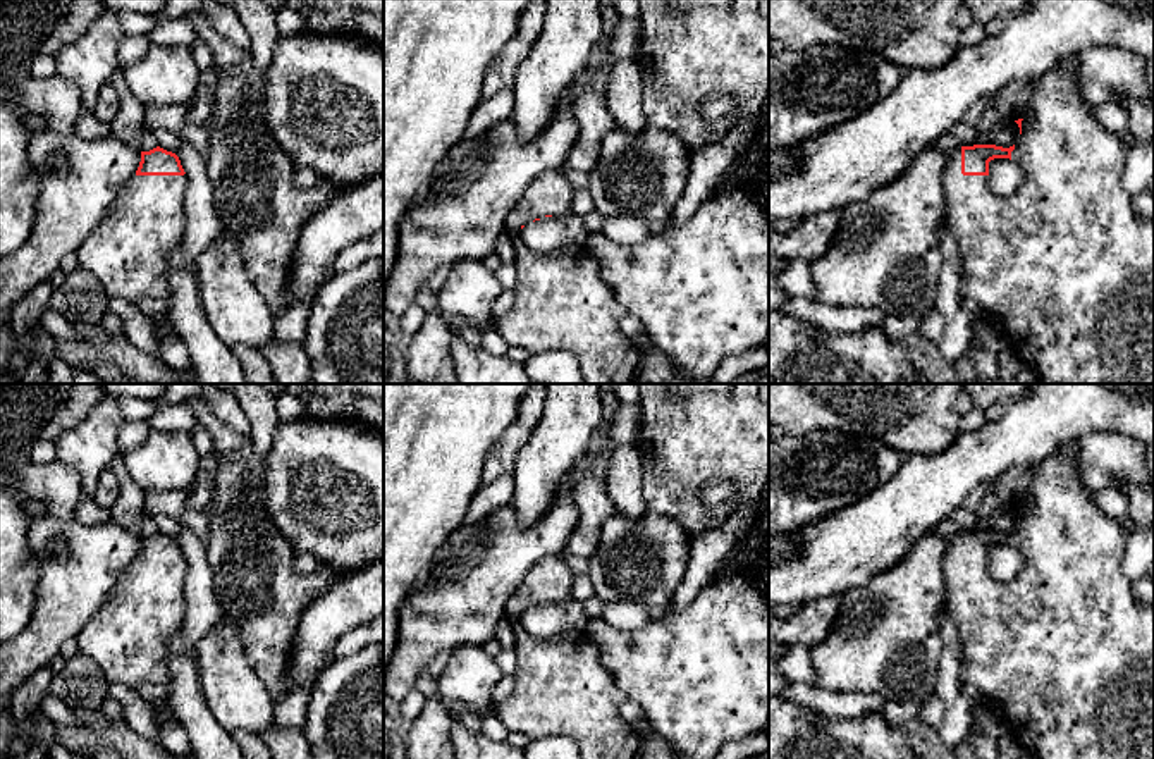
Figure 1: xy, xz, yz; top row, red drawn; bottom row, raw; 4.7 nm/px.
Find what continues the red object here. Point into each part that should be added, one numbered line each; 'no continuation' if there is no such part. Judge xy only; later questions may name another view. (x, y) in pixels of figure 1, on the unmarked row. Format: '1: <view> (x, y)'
1: xy (129, 637)

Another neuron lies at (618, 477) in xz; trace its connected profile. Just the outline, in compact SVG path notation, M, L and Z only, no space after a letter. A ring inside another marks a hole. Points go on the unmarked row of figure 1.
M614 446L609 451L611 466L607 472L609 496L617 513L628 520L638 520L643 511L643 468L636 446Z

